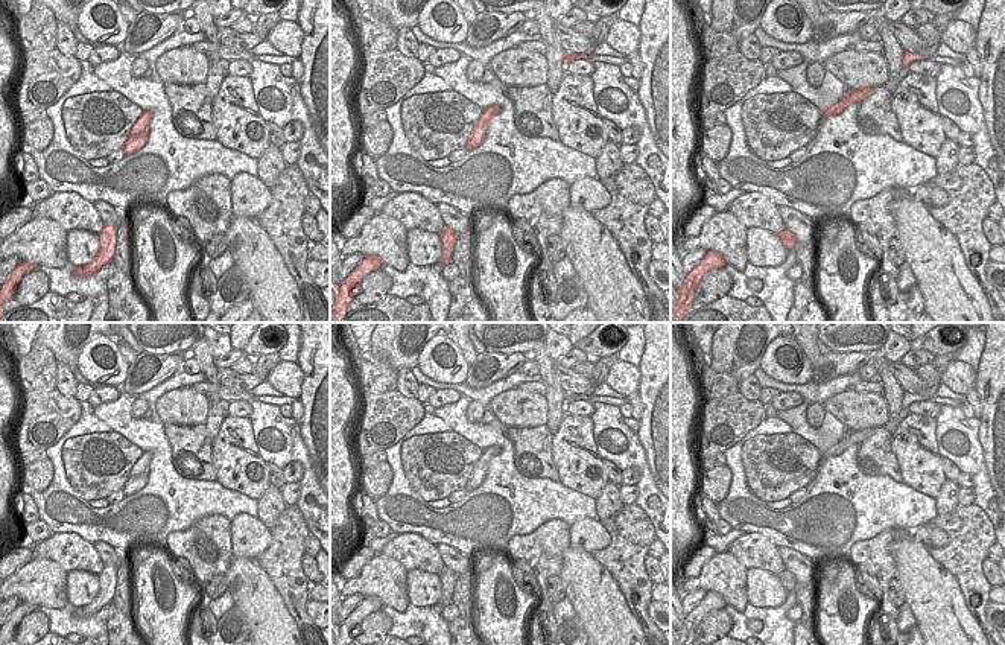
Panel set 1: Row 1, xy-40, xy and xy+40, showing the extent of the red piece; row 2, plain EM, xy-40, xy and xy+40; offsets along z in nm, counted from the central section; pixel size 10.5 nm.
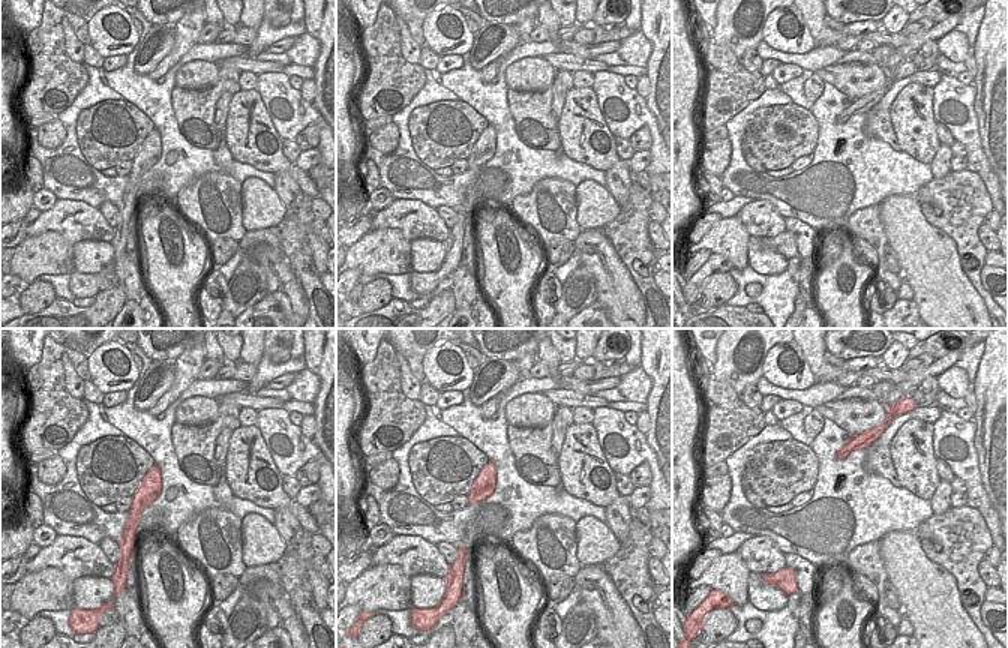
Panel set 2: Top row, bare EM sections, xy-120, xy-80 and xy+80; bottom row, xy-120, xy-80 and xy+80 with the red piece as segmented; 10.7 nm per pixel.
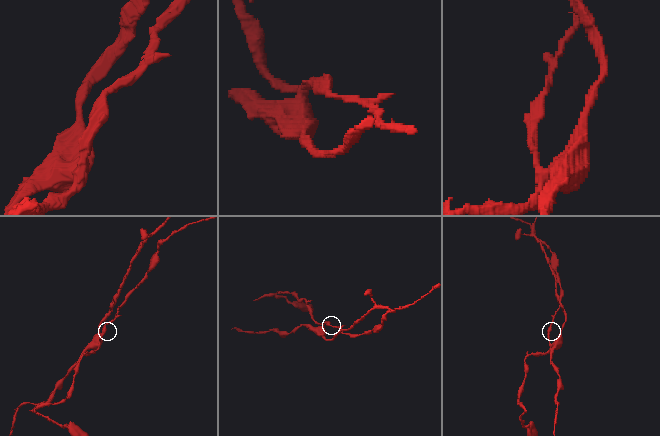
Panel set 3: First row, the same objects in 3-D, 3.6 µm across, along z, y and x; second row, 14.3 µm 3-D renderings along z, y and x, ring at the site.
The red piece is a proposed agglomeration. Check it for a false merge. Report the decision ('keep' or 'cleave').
cleave

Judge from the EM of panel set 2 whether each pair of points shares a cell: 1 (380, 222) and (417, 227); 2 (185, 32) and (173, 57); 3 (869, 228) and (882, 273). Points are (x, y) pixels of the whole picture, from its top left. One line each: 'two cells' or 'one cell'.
1: one cell
2: one cell
3: one cell

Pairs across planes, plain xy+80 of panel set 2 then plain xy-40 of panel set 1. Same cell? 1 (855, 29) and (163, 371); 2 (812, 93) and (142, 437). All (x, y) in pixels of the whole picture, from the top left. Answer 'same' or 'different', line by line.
1: same
2: different

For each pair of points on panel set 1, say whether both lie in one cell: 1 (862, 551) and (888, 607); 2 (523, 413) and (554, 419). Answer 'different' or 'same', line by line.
1: same
2: different

